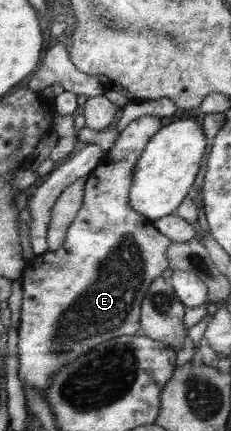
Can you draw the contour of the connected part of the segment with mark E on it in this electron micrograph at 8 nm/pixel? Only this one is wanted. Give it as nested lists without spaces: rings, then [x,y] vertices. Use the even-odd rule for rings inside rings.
[[[146,115],[132,121],[116,137],[110,153],[86,177],[83,205],[69,225],[64,243],[56,252],[45,253],[28,261],[22,274],[22,306],[17,327],[19,341],[18,376],[22,385],[29,384],[45,398],[50,376],[60,368],[92,351],[96,345],[120,336],[141,334],[139,325],[141,303],[150,283],[170,268],[167,249],[172,240],[160,233],[147,217],[136,213],[129,205],[132,171],[142,149],[166,123],[166,120]]]

